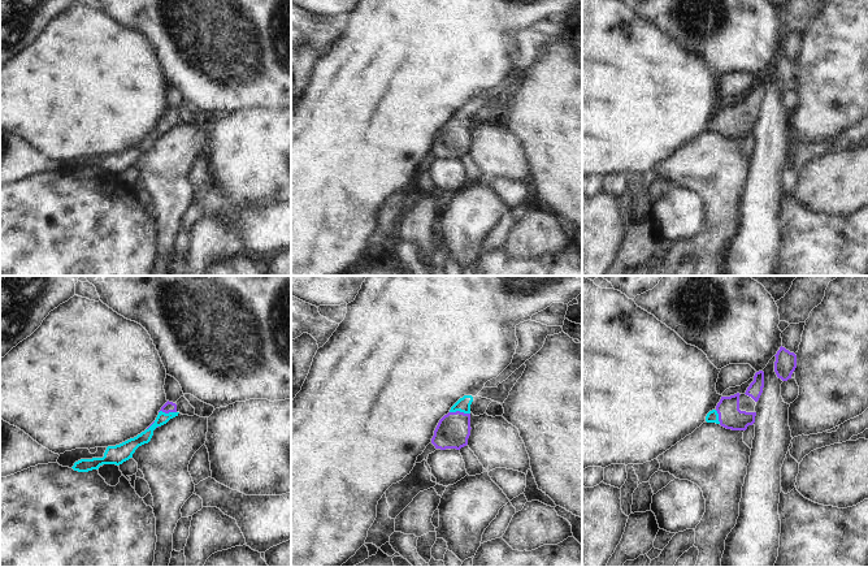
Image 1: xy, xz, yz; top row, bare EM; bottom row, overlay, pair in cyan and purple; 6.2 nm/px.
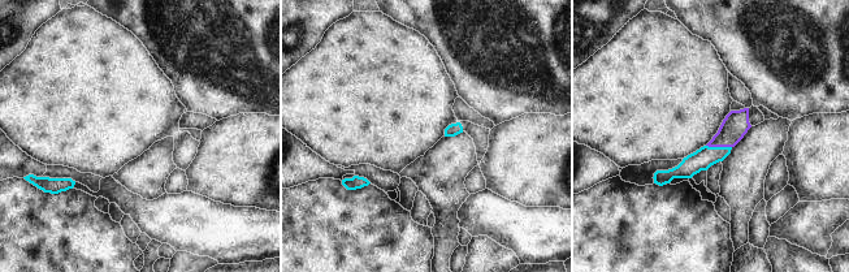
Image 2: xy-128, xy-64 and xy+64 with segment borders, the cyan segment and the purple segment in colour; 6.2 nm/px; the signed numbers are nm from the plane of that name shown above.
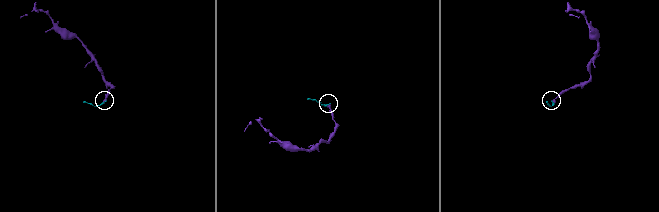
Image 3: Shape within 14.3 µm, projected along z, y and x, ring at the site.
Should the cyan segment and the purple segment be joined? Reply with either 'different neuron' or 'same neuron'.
same neuron

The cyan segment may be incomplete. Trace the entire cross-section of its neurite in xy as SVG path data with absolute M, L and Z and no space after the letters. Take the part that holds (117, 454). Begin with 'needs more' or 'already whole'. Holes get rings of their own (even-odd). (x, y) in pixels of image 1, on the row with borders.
needs more | M168 401L159 411L156 420L144 432L120 445L108 446L103 458L81 459L75 462L71 468L78 472L88 472L92 469L99 469L99 467L103 464L122 464L133 458L133 454L139 446L151 441L156 428L166 424L170 419L178 416L178 414L177 404Z

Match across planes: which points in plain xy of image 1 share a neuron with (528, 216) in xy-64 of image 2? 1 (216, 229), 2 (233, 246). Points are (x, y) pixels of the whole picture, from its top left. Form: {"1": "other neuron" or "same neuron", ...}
{"1": "other neuron", "2": "other neuron"}

